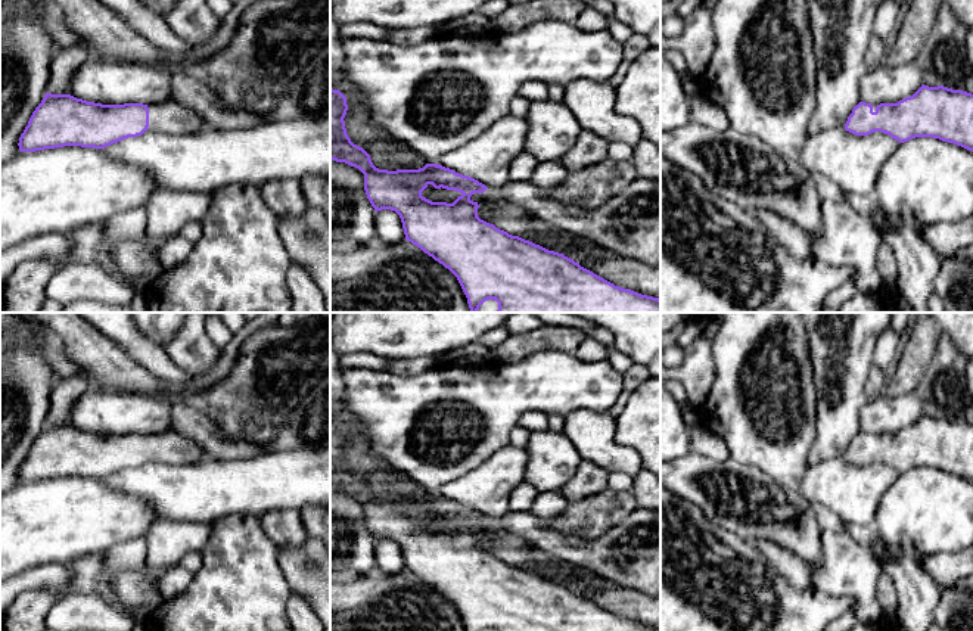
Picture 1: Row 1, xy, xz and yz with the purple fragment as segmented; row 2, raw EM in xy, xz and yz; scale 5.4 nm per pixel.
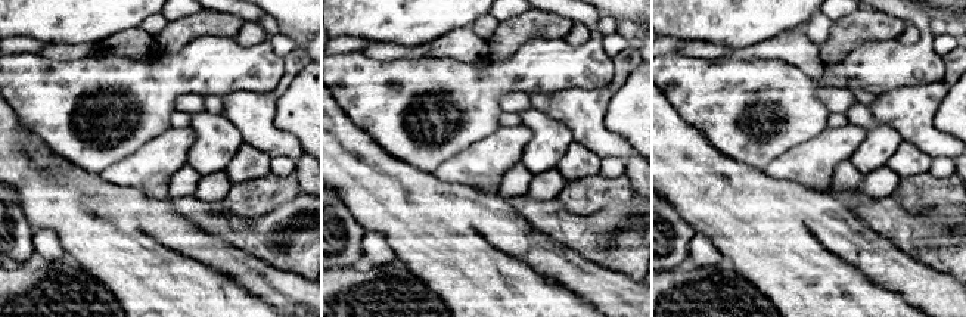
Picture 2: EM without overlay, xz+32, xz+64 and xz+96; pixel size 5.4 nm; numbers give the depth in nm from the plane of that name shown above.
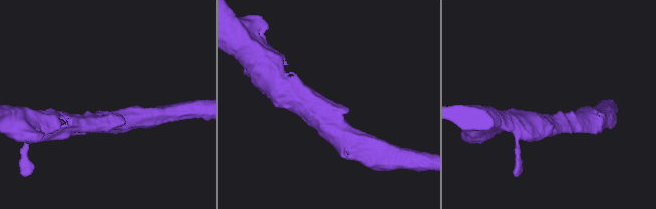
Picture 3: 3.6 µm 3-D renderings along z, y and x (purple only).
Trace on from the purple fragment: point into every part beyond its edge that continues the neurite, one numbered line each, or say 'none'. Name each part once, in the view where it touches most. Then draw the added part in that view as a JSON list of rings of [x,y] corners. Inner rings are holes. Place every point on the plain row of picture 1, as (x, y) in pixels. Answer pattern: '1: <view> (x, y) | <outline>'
1: xz (628, 603) | [[[489,517],[484,523],[476,523],[476,528],[479,529],[482,544],[497,559],[512,566],[526,566],[532,574],[543,578],[548,576],[615,616],[660,630],[660,599],[658,596],[647,596],[610,581],[604,582],[600,588],[585,588],[578,576],[557,579],[556,576],[559,574],[576,572],[582,568],[569,565],[535,547],[515,532],[507,531],[501,517]]]

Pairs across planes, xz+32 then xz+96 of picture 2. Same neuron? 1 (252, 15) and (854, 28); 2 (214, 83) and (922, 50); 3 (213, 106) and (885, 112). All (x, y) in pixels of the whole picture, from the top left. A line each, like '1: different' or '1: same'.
1: different
2: same
3: different

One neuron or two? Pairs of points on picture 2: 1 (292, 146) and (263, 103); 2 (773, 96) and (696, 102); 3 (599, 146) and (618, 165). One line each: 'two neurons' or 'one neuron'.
1: one neuron
2: one neuron
3: two neurons

